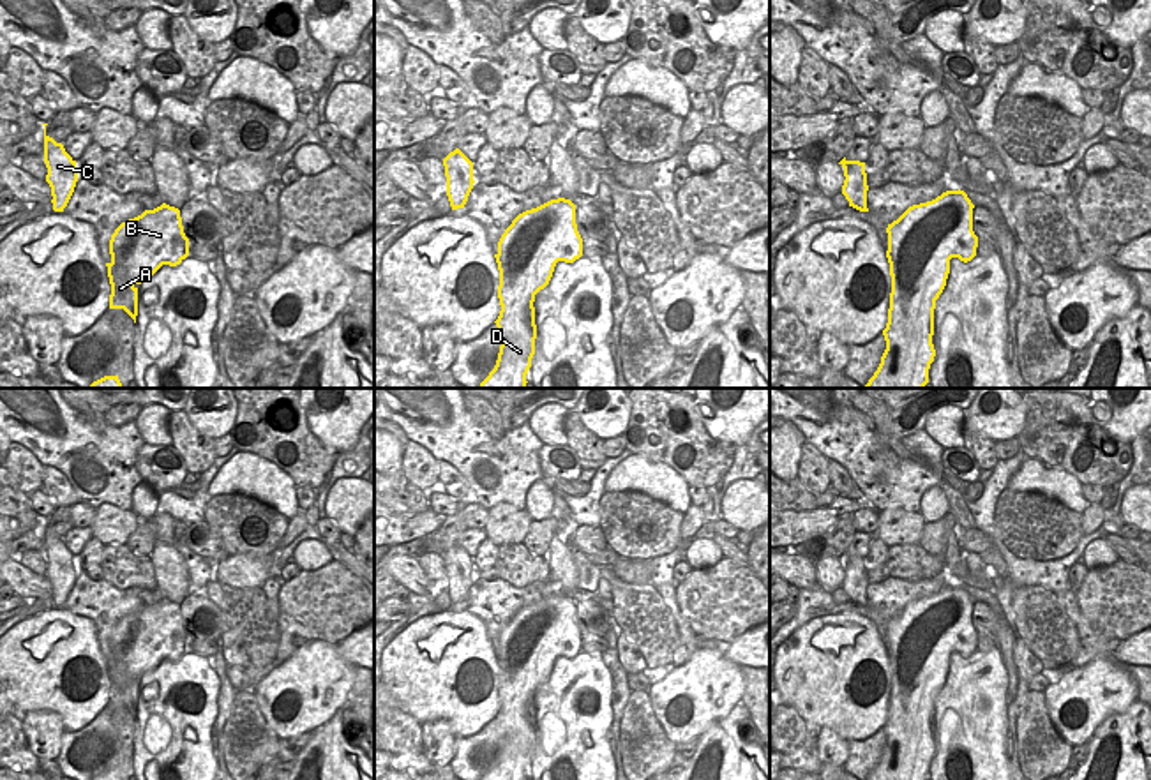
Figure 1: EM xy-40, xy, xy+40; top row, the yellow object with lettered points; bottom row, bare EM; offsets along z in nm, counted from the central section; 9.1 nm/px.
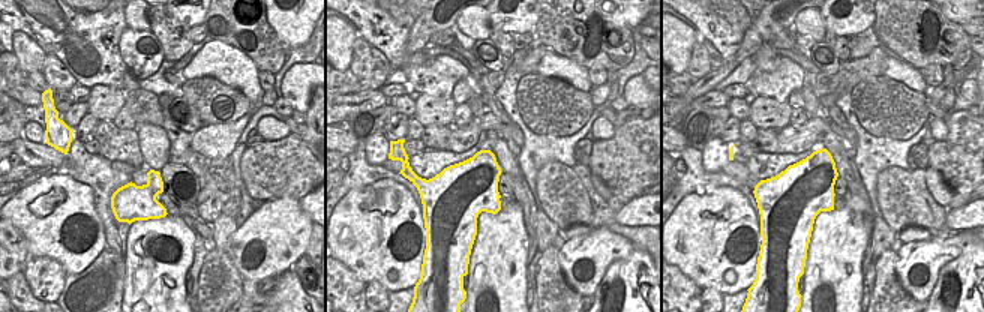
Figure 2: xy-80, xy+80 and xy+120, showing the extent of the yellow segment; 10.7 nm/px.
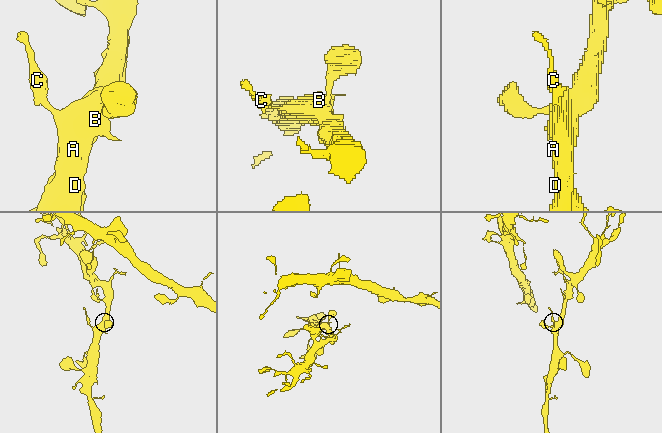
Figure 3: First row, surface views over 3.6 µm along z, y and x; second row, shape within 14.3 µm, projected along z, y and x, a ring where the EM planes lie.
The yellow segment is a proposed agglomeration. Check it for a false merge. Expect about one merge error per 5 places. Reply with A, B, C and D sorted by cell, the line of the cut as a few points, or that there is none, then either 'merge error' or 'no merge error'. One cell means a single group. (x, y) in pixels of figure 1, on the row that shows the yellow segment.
A B C D | no cut | no merge error

